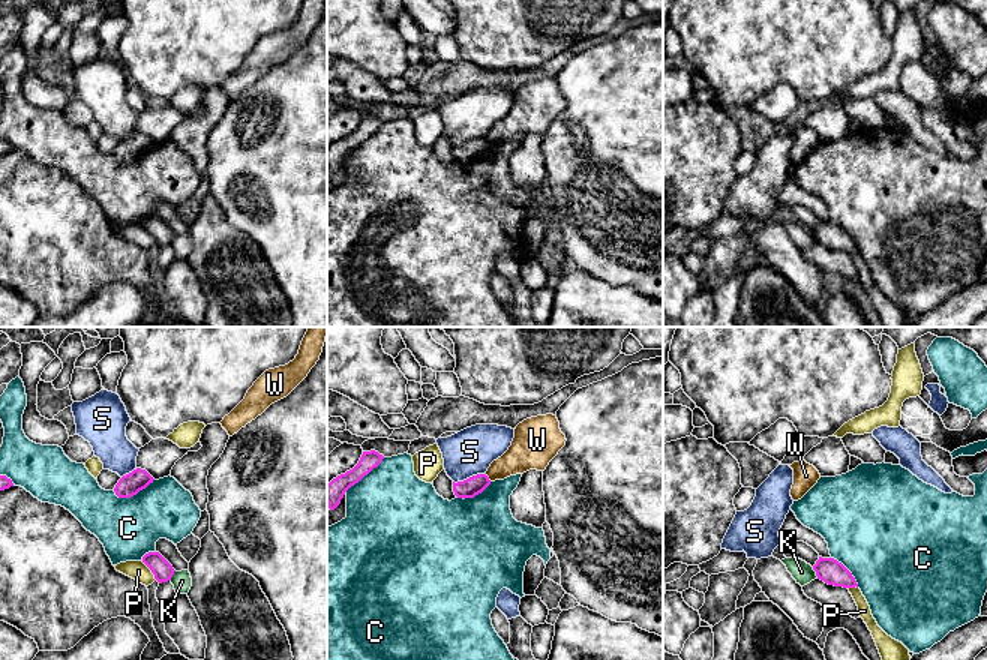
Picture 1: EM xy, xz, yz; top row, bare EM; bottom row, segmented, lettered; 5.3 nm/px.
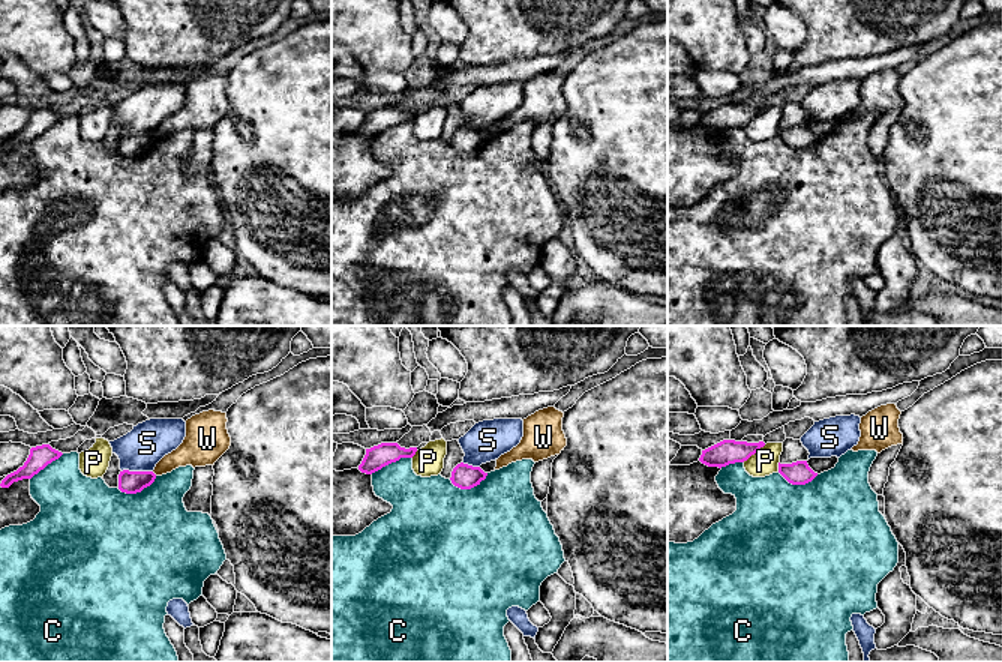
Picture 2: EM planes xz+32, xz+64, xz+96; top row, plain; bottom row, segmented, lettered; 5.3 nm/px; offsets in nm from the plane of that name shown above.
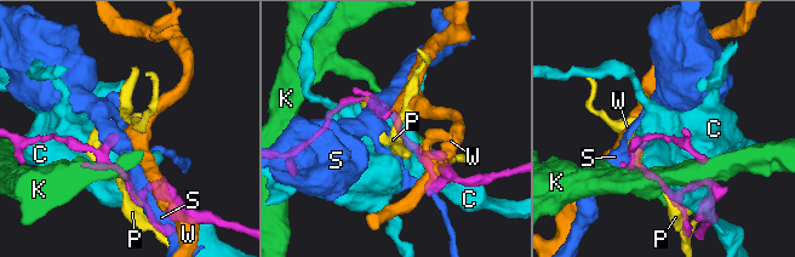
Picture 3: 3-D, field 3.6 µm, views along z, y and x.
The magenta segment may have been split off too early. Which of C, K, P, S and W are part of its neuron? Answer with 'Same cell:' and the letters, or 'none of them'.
Same cell: none of them

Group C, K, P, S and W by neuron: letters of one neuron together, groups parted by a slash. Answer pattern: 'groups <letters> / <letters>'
groups C / K / P / S / W

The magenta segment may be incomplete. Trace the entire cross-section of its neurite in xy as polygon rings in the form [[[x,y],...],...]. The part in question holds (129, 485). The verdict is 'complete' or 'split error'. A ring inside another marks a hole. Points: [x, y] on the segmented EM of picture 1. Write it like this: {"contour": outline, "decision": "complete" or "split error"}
{"contour": [[[141,468],[123,476],[114,488],[118,498],[130,498],[153,483],[153,477]]], "decision": "complete"}

